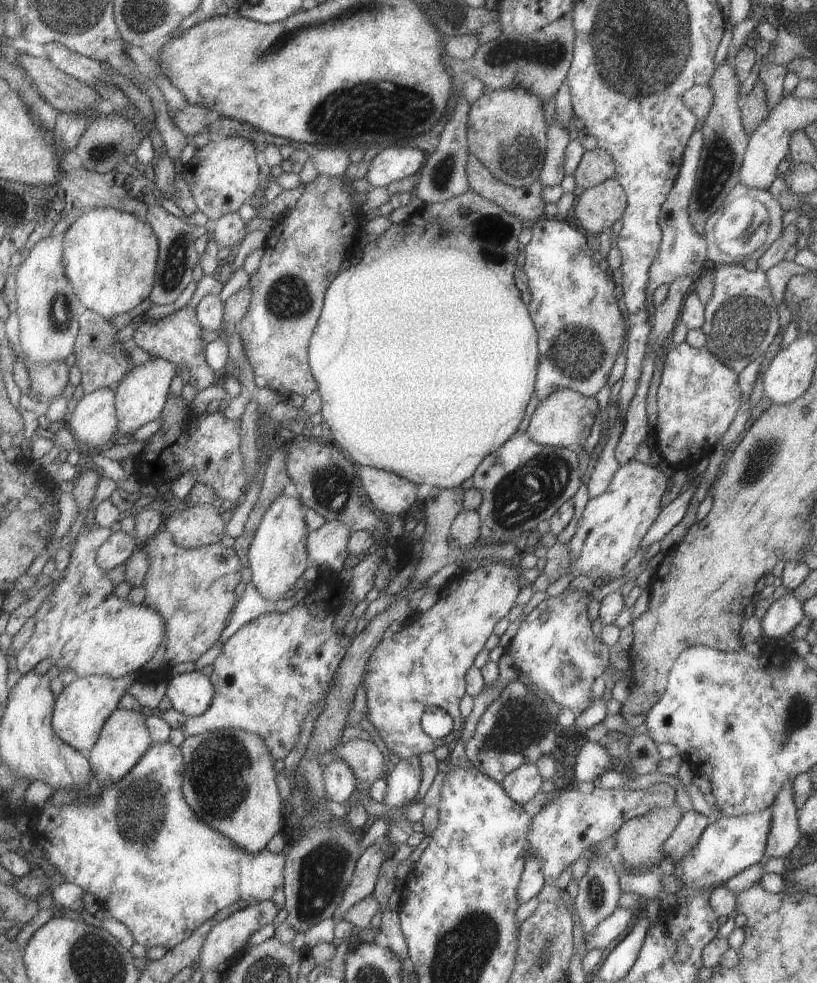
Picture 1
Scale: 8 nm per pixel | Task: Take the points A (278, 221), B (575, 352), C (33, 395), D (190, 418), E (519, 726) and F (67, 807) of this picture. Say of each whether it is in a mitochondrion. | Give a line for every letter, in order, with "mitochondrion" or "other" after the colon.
A: other
B: mitochondrion
C: other
D: other
E: mitochondrion
F: other

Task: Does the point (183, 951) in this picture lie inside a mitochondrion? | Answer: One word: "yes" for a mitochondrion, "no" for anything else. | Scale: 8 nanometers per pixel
no

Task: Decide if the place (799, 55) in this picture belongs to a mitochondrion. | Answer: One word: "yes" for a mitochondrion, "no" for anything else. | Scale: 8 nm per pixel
no

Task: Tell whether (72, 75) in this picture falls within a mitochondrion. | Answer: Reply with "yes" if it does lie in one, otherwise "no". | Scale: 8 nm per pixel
no

